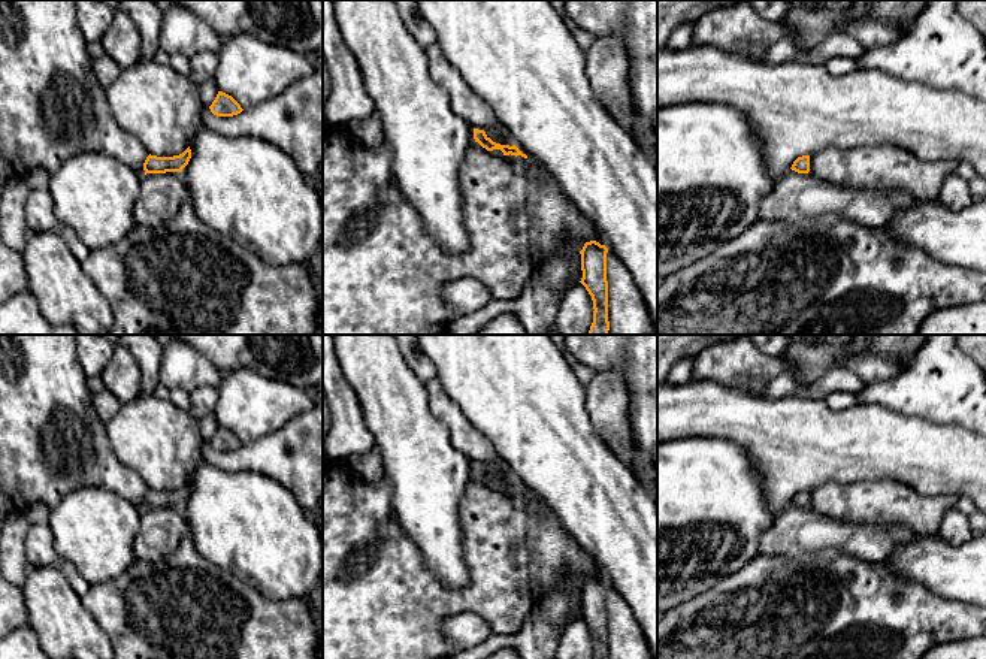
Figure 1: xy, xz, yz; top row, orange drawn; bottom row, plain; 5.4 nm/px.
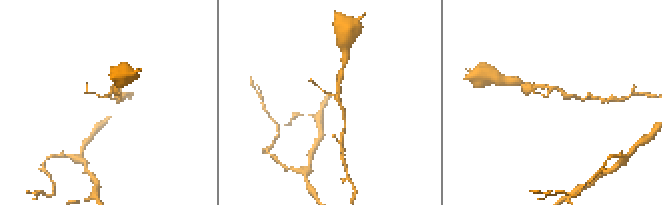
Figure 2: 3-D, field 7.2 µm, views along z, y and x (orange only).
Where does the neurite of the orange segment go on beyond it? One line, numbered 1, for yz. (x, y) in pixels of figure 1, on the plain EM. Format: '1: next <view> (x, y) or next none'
1: next none

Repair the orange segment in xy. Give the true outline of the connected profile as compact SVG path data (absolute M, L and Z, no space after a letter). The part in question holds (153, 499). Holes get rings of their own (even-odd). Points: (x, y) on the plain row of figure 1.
M190 481L179 490L173 492L157 492L148 490L143 498L143 505L146 508L166 508L166 507L181 507L191 493Z

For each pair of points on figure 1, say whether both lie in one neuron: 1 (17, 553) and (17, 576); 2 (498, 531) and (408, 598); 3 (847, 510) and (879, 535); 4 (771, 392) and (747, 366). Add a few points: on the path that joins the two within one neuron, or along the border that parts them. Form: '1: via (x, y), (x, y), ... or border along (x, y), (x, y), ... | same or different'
1: via (17, 559), (17, 570) | same
2: via (493, 561), (493, 568), (463, 598), (438, 598) | same
3: border along (841, 520), (901, 525) | different
4: border along (782, 369), (761, 395) | different

